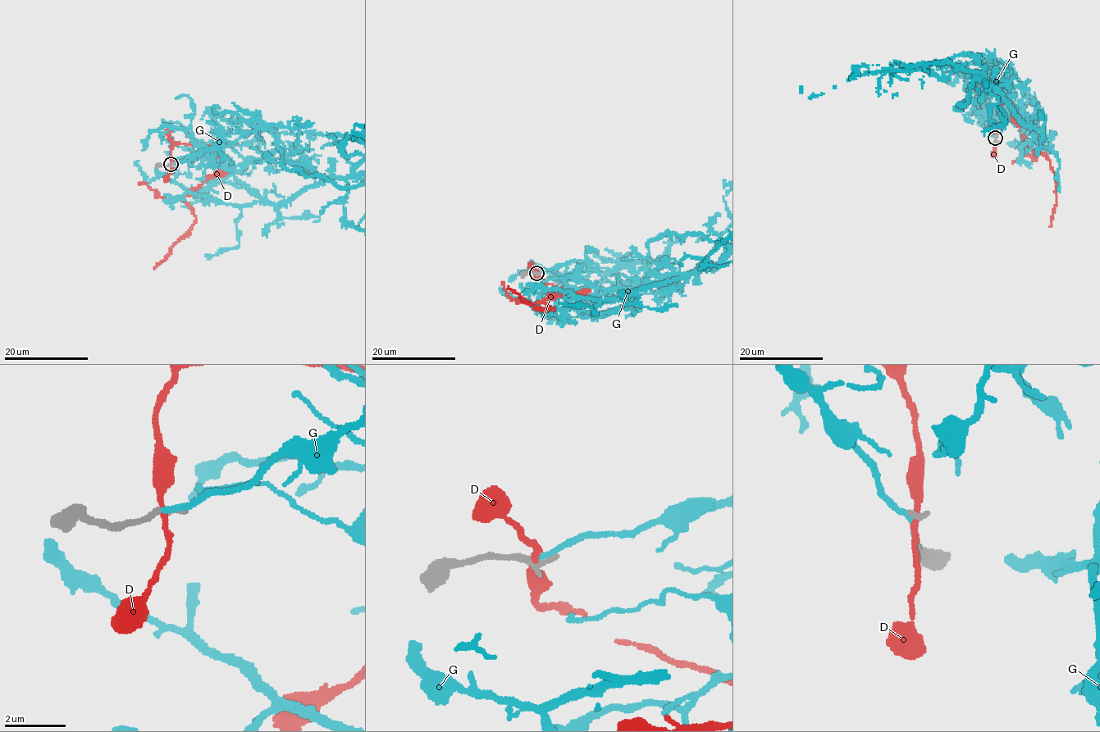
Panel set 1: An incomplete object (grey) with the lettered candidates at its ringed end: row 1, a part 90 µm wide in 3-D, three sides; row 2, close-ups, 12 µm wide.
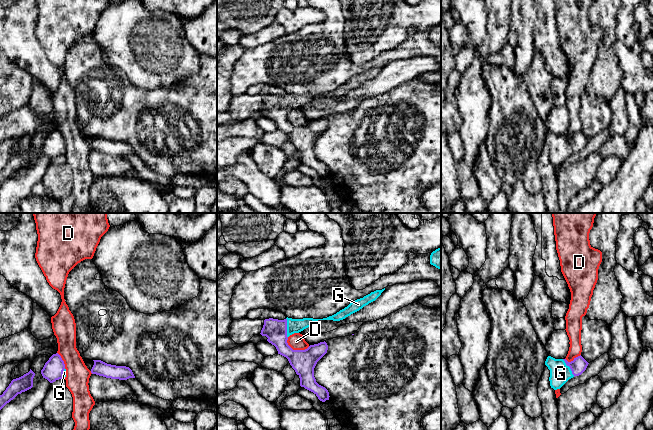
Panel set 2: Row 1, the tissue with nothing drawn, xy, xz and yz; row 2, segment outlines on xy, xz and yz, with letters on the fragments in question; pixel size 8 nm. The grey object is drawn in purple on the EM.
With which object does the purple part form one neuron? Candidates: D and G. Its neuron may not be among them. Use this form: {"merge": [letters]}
{"merge": ["G"]}

